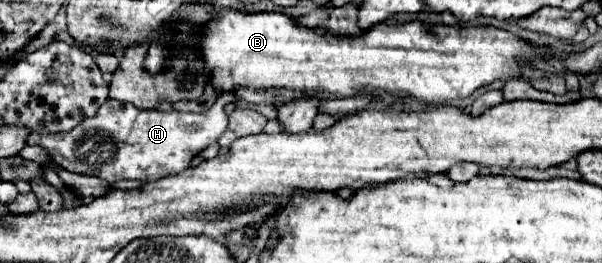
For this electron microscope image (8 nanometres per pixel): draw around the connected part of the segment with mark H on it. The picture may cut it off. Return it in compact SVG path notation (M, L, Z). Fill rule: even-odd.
M226 93L216 99L208 113L164 113L158 109L142 111L132 103L120 103L110 99L100 105L94 117L88 117L72 131L50 135L32 133L26 145L42 147L54 163L74 173L96 175L110 183L118 179L136 179L142 183L150 183L168 175L182 173L200 151L216 143L228 125L224 105L234 101L236 99L232 97L232 93Z

